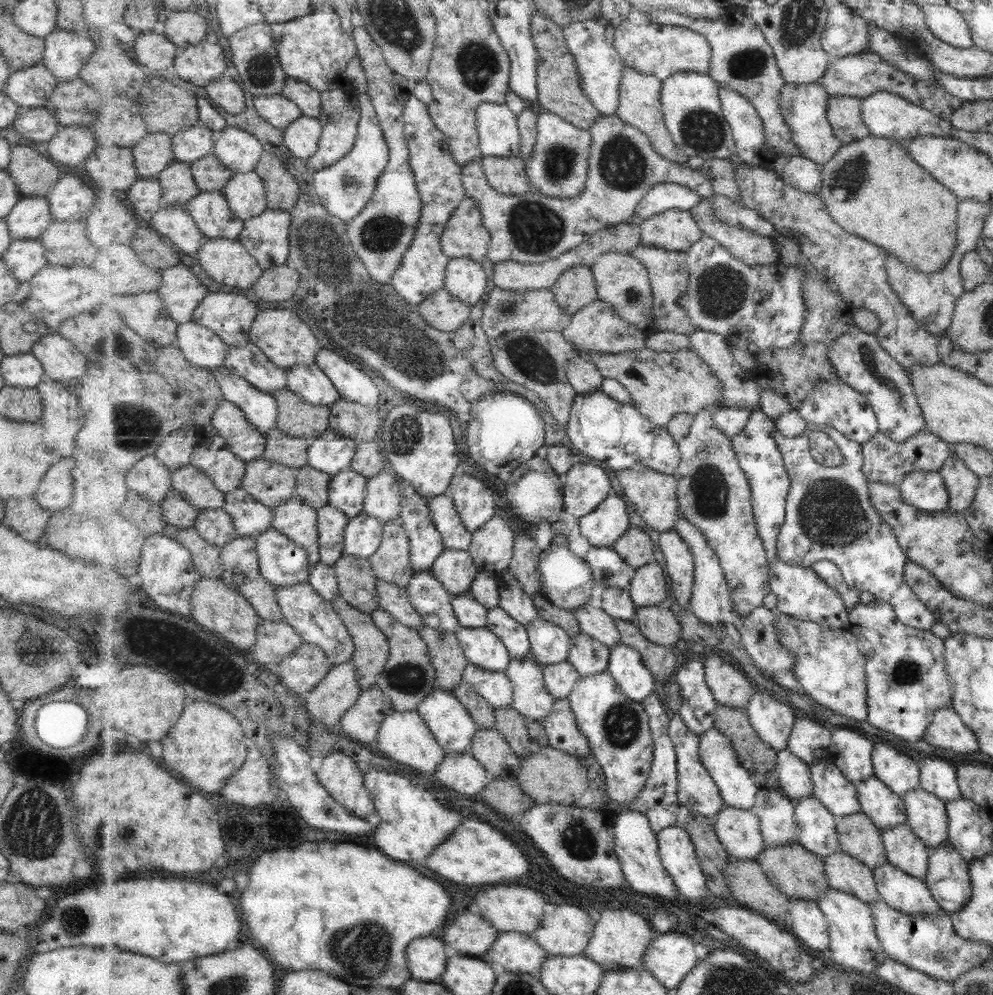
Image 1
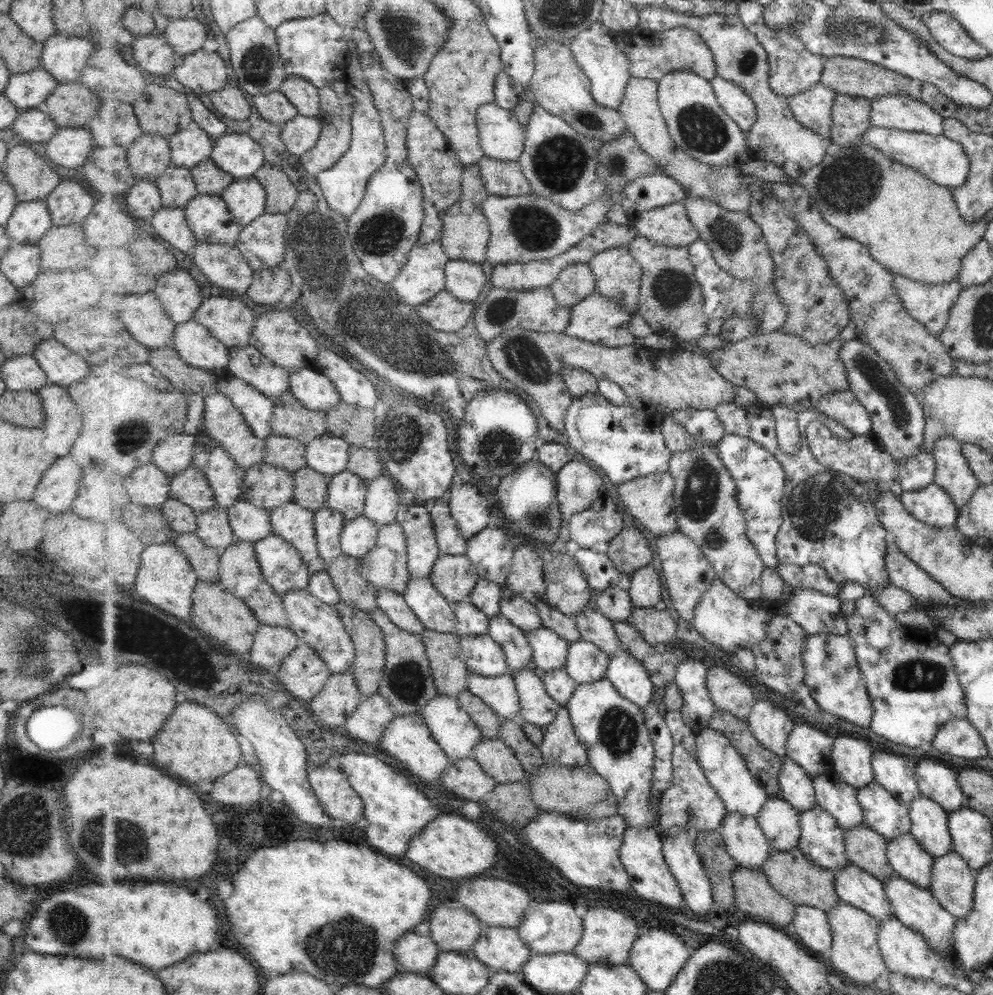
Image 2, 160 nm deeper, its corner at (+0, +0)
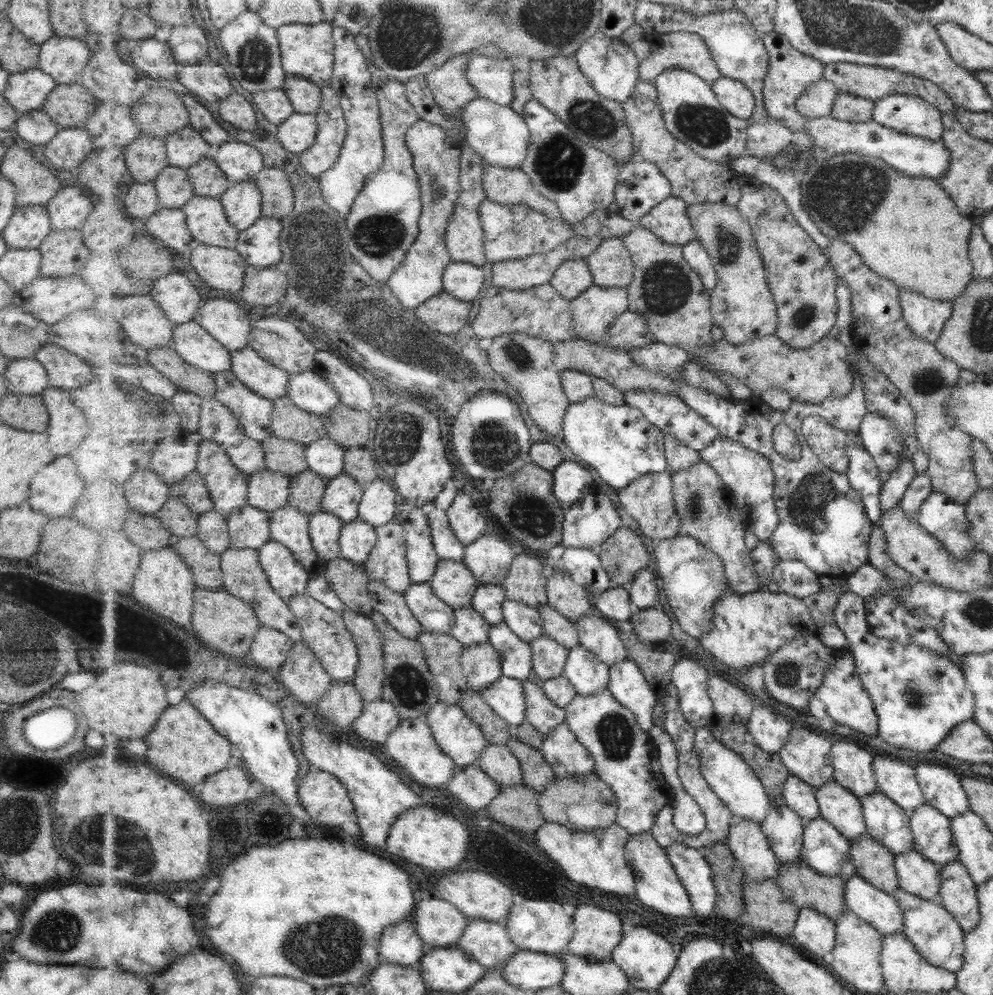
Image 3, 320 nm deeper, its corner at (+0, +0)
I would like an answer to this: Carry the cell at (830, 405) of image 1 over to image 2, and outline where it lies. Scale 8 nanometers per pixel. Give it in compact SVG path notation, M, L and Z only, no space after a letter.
M851 390L826 394L812 410L842 422L853 435L873 432L869 411Z

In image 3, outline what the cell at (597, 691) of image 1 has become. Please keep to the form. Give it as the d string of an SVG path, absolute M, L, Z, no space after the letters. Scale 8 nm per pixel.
M607 688L593 696L577 695L566 707L566 722L575 737L590 751L597 773L618 799L617 823L632 835L650 832L659 813L674 802L666 775L649 733L643 731L634 711L619 702Z

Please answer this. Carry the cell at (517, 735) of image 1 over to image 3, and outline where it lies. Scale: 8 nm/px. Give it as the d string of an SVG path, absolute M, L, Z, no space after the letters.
M513 734L507 746L514 752L524 772L524 784L539 792L545 791L547 785L555 780L553 767L541 754L539 749L533 748L525 742L519 741Z

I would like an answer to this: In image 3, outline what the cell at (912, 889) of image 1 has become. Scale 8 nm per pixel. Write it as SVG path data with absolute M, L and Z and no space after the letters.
M895 889L894 897L902 911L902 933L931 966L956 973L963 964L963 935L958 921L936 899L927 900L909 891Z

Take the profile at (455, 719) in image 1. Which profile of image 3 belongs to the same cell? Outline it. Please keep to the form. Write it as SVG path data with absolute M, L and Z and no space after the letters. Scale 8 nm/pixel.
M440 700L425 718L439 747L442 748L444 754L450 756L457 768L478 764L489 743L482 732L482 728L459 704L455 705Z

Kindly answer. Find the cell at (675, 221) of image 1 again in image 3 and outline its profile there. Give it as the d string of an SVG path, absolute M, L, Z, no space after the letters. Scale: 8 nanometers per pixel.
M671 195L649 211L638 223L658 234L664 242L685 247L697 240L688 214L689 203Z

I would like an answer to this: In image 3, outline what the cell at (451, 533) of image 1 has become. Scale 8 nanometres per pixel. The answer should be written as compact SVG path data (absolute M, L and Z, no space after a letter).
M433 509L429 514L430 527L434 538L434 547L442 560L463 561L466 544L463 544L451 528L447 510Z

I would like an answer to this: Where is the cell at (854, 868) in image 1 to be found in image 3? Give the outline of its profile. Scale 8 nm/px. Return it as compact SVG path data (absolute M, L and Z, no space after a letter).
M856 874L846 881L846 905L884 935L902 932L902 911L897 899L862 875Z

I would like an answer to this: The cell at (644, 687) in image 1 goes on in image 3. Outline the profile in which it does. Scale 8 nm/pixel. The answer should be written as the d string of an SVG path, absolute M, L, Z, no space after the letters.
M628 658L610 667L608 689L623 706L634 711L643 731L649 733L655 727L655 706L660 698L643 674L642 667Z

